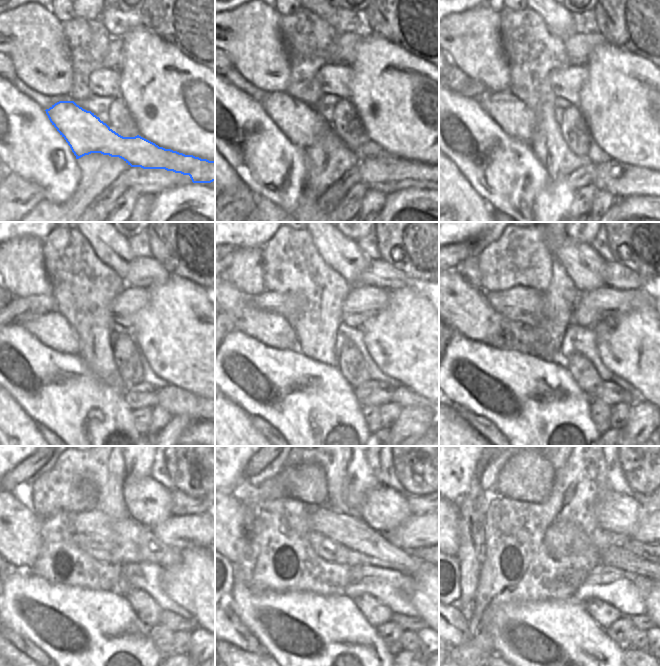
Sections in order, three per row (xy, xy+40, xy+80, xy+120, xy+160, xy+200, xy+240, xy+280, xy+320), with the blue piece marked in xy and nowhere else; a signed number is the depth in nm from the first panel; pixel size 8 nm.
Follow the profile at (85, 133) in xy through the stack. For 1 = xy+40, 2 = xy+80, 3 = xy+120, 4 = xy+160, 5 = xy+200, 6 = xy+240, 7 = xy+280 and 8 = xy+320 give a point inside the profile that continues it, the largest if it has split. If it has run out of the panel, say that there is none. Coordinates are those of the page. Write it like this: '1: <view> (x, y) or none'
1: xy+40 (300, 123)
2: xy+80 (515, 117)
3: xy+120 (51, 329)
4: xy+160 (271, 329)
5: xy+200 (464, 308)
6: xy+240 (12, 529)
7: xy+280 (235, 518)
8: xy+320 (459, 512)

